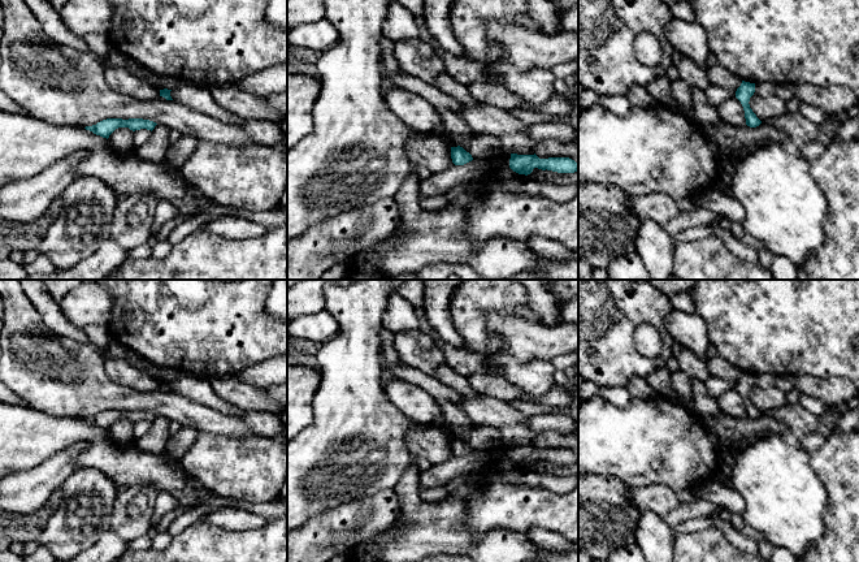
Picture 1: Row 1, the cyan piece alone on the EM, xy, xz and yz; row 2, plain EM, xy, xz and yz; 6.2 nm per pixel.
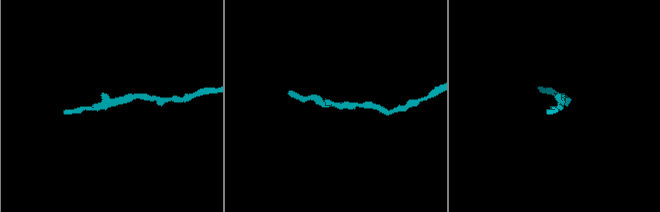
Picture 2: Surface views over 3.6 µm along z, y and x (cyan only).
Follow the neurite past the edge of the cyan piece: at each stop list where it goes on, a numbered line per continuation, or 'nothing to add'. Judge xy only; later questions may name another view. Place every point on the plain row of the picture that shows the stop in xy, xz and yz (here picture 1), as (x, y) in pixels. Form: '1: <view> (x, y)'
nothing to add

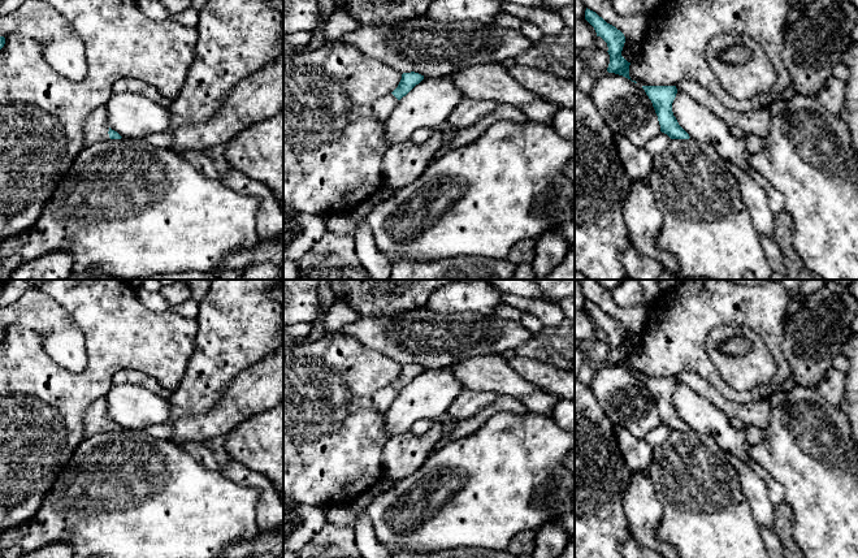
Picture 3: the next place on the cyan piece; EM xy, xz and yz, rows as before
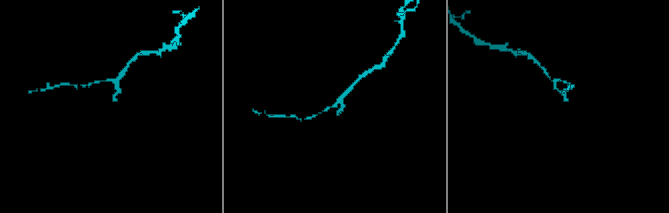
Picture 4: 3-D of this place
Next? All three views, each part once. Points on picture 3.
1: xy (96, 419)

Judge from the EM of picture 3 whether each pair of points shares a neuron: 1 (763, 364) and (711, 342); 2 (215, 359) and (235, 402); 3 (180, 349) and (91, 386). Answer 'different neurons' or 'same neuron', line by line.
1: same neuron
2: different neurons
3: same neuron

